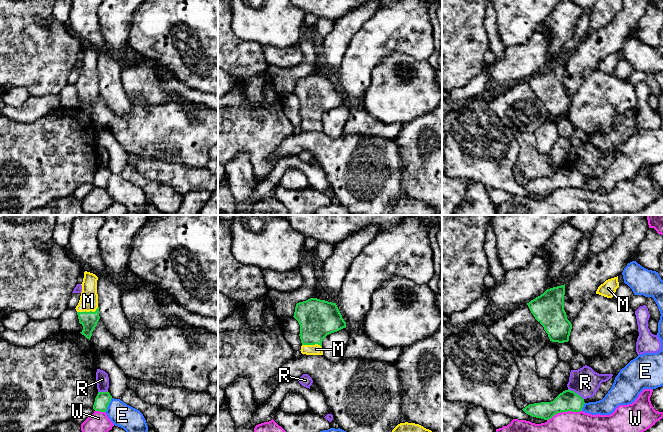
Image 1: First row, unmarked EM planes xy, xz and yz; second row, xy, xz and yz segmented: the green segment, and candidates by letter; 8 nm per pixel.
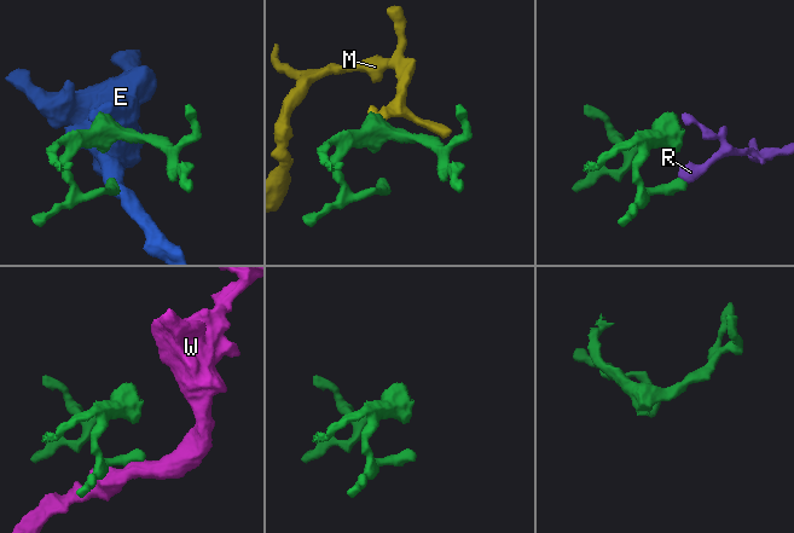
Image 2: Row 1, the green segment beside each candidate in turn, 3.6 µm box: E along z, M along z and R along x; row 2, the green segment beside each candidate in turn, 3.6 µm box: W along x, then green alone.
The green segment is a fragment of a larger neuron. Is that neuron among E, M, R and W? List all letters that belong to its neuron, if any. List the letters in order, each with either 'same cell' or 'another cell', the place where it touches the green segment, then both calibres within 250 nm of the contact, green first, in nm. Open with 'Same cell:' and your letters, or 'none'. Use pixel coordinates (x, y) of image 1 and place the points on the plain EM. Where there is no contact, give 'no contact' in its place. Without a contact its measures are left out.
Same cell: M
E: another cell; meets green in xy at (108, 180); 120 nm thick on the green side, 190 nm on the other
M: same cell; meets green in xy at (87, 88); 140 nm thick on the green side, 150 nm on the other
R: another cell; meets green in yz at (576, 169); 170 nm thick on the green side, 220 nm on the other
W: another cell; meets green in yz at (564, 187); 170 nm thick on the green side, 260 nm on the other

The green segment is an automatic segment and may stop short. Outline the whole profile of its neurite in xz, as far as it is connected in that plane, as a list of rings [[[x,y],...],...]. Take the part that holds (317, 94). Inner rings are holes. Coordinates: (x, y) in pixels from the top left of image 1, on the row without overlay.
[[[317,74],[297,79],[293,93],[300,101],[300,127],[306,131],[323,131],[323,115],[346,104],[336,79]]]

